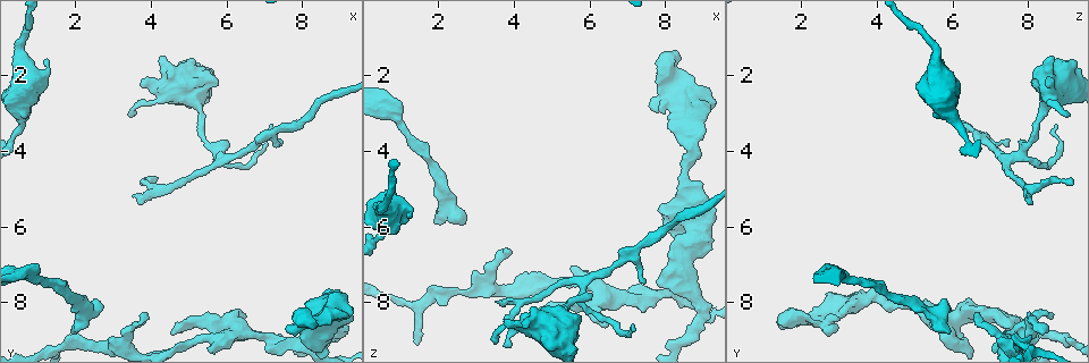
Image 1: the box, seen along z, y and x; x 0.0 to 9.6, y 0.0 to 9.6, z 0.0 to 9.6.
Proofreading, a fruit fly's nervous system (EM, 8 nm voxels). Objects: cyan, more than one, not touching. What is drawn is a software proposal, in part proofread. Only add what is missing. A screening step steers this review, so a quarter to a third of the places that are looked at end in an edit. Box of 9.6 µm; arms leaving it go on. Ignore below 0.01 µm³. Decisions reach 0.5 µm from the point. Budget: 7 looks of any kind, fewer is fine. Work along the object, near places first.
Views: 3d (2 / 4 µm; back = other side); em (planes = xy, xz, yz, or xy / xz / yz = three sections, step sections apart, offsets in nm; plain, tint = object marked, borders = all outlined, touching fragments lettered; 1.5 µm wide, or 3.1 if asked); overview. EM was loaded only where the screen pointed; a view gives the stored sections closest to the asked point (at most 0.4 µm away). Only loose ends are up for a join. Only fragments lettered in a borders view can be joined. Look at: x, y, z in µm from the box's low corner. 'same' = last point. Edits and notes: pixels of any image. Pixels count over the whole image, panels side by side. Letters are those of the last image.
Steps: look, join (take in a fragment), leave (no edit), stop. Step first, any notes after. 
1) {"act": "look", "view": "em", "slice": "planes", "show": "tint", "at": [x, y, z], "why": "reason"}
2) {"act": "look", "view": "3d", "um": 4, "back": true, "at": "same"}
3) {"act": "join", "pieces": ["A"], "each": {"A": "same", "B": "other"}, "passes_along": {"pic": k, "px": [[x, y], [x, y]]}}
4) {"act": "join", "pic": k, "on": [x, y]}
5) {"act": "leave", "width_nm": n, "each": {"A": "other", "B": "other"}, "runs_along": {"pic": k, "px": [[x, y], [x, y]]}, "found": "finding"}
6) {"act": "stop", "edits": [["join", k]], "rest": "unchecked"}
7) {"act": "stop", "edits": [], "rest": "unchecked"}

{"act": "look", "view": "em", "slice": "xz", "step": 4, "show": "tint", "at": [3.85, 8.30, 6.65], "why": "an open end"}

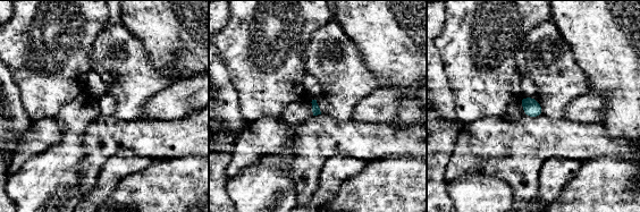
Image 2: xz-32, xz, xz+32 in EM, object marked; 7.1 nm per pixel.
{"act": "look", "view": "em", "slice": "xz", "step": 4, "show": "borders", "at": "same"}

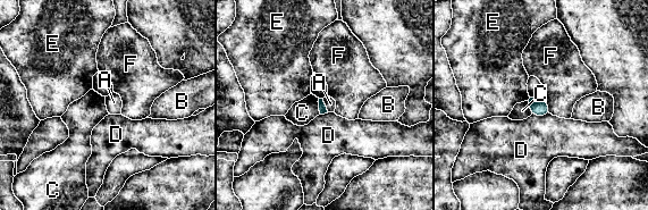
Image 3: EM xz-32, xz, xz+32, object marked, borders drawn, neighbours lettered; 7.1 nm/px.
{"act": "leave", "each": {"A": "other", "B": "other", "C": "other", "D": "other", "E": "other", "F": "other"}, "found": "no lettered fragment goes on from it"}

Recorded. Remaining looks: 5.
{"act": "look", "view": "em", "slice": "xz", "step": 8, "show": "plain", "at": [3.45, 5.15, 7.95]}

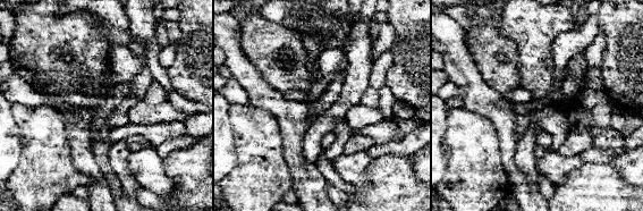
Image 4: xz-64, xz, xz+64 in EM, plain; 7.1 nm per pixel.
{"act": "look", "view": "em", "slice": "xz", "step": 8, "show": "borders", "at": "same"}

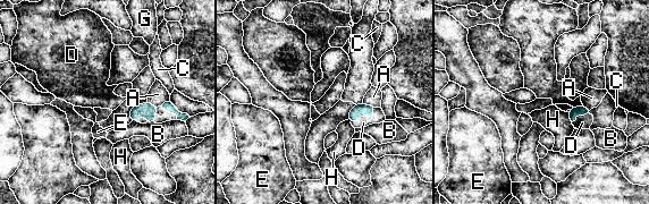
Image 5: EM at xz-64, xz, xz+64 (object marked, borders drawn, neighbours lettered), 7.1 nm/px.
{"act": "join", "pieces": ["D"], "each": {"A": "other", "B": "other", "C": "other", "D": "same", "E": "other", "G": "other", "H": "other"}, "passes_along": {"pic": 5, "px": [[357, 109], [362, 113], [378, 117]]}, "found": "the neuron continues"}

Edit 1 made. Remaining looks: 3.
{"act": "look", "view": "em", "slice": "xz", "step": 4, "show": "borders", "at": [1.30, 1.60, 5.75], "why": "an open end"}

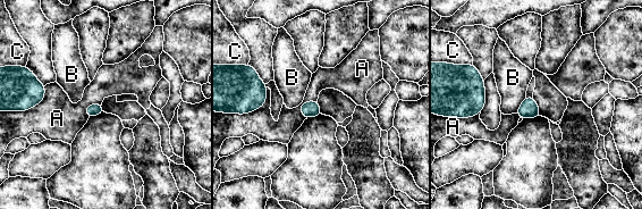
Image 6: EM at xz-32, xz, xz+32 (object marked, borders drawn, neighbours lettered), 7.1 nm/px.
{"act": "leave", "longest_contact_nm": ["A", 260], "each": {"A": "other", "B": "other", "C": "other"}, "found": "none of them fits"}

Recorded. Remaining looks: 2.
{"act": "stop", "edits": [["join", 5]], "rest": "unchecked"}

